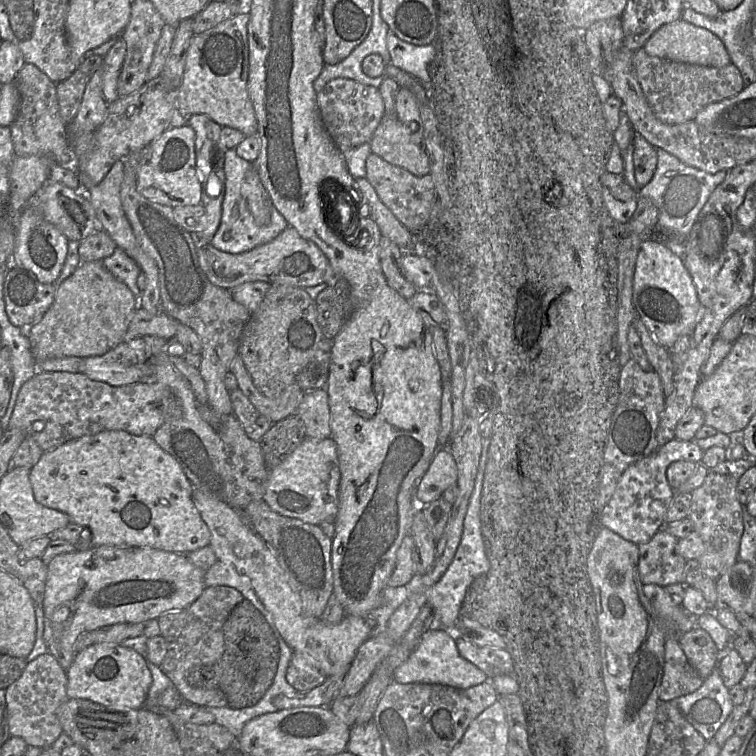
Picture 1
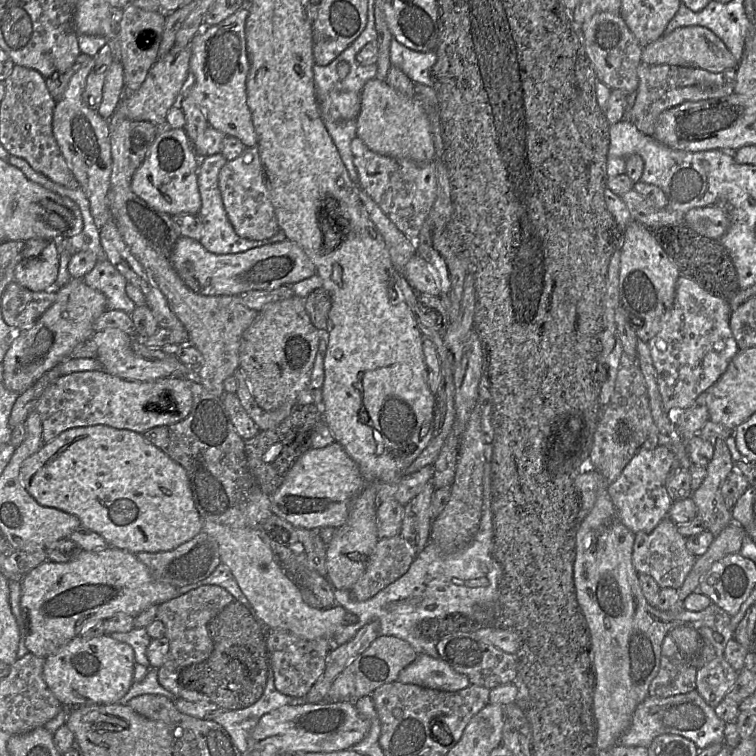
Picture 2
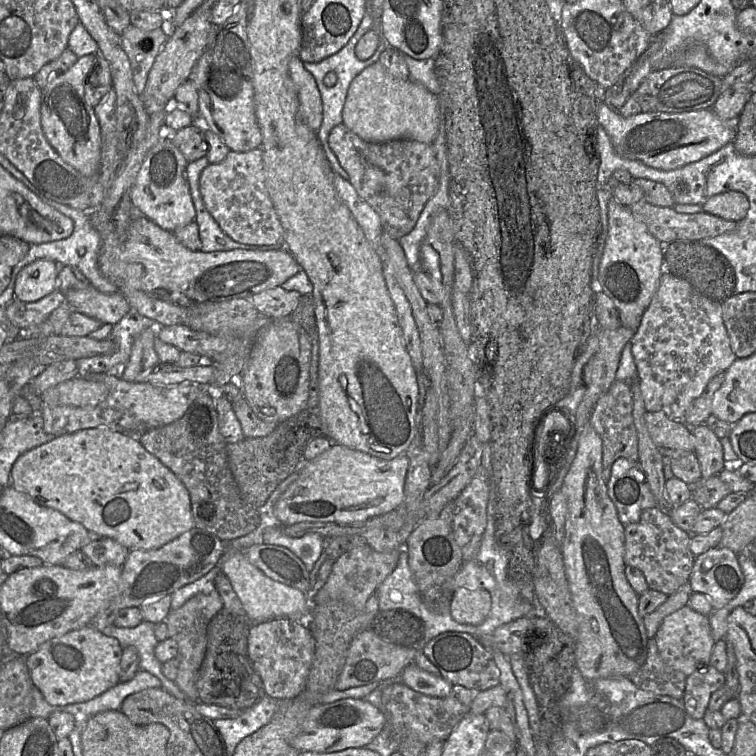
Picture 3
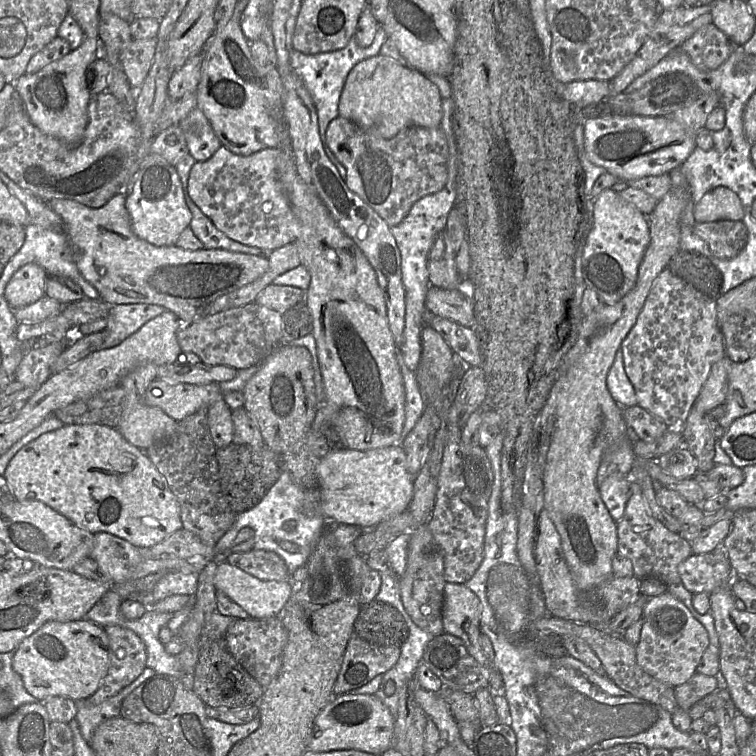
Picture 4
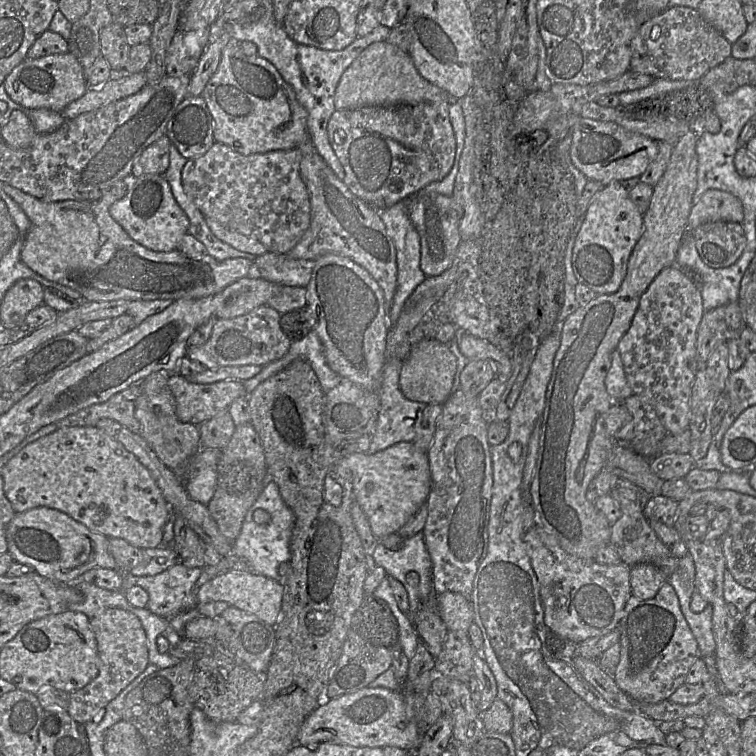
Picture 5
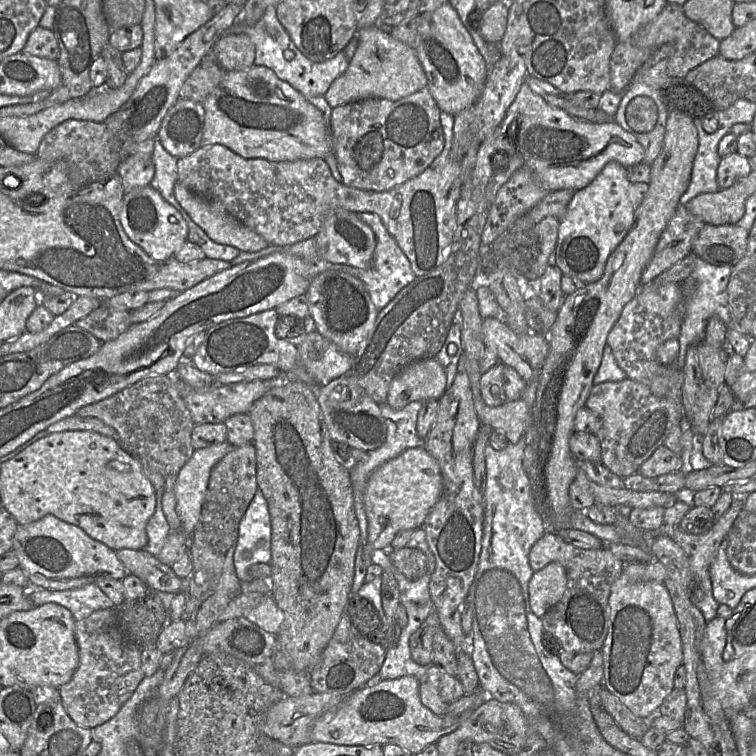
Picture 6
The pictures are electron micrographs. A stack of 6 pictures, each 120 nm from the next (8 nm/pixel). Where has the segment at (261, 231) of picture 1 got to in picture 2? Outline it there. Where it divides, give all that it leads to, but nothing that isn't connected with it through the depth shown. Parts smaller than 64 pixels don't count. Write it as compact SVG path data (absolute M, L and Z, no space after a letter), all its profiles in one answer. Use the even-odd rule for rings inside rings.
M221 153L206 156L204 158L200 158L199 160L197 170L198 187L201 196L201 208L199 215L203 222L202 237L199 240L200 243L211 253L233 254L286 240L287 237L282 229L271 238L259 241L249 240L237 235L228 219L218 184L219 172L227 161L228 160Z

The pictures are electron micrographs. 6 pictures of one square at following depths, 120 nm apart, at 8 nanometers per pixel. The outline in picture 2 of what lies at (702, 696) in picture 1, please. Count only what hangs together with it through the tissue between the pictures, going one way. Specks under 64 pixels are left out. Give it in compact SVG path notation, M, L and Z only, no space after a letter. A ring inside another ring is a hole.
M696 689L665 698L648 695L635 709L631 724L620 737L619 743L648 748L653 739L661 734L678 734L693 741L700 750L712 743L724 743L726 724Z

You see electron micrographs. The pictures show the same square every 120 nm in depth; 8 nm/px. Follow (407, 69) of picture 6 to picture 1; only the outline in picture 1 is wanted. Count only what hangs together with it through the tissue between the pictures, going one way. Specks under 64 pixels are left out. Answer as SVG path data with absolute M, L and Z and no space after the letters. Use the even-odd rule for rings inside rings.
M385 115L370 142L372 153L416 176L430 173L430 161L419 136L396 115Z

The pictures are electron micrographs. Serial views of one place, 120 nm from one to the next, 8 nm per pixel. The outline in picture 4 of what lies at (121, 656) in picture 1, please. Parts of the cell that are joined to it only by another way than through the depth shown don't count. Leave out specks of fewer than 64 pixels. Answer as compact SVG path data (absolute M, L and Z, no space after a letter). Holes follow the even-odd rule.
M86 618L48 621L20 643L14 651L12 668L21 677L26 691L38 701L52 696L86 700L108 673L109 639L103 627Z

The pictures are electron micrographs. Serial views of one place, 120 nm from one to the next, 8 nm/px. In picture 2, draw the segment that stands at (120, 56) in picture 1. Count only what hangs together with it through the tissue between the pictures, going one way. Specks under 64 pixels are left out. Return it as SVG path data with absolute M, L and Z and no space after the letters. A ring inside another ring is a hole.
M114 59L104 82L103 97L98 114L109 120L125 96L124 68L120 60Z

